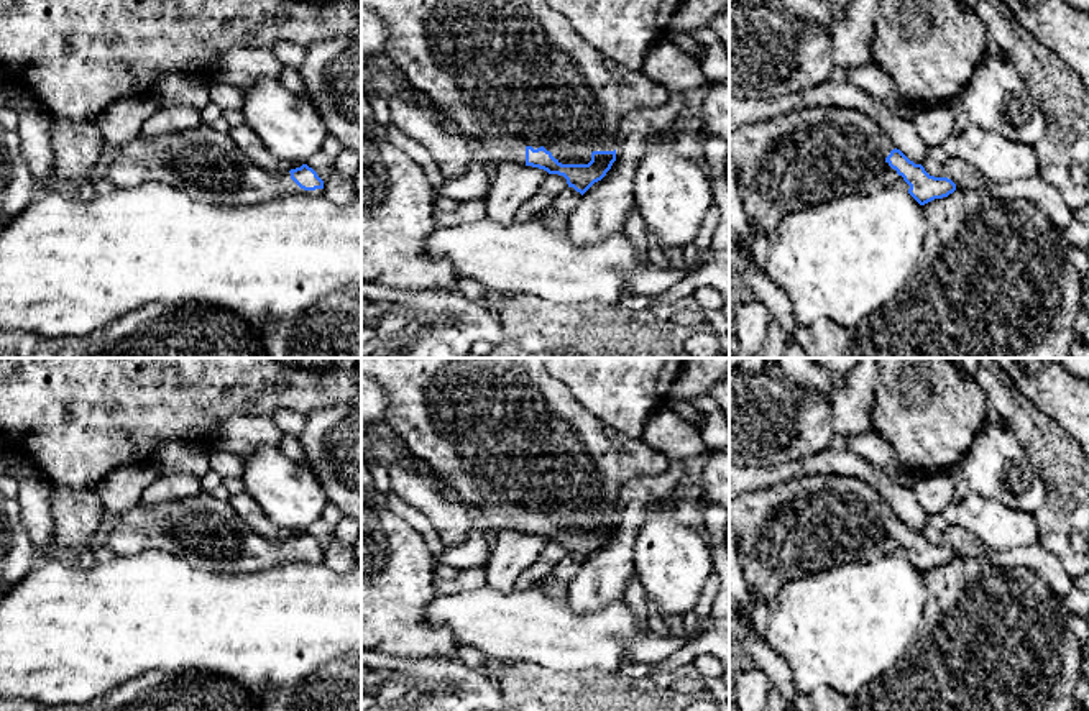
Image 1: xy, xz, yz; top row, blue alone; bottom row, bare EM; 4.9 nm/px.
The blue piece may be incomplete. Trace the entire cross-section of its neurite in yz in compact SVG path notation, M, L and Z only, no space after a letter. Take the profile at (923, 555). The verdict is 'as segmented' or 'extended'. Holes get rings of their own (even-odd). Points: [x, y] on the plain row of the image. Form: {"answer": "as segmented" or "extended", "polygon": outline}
{"answer": "extended", "polygon": "M800 475L785 483L741 493L729 502L729 532L736 540L747 589L765 604L787 583L843 563L871 563L890 555L908 560L920 573L925 573L956 558L951 547L930 544L921 532L910 529L871 484L841 475Z"}

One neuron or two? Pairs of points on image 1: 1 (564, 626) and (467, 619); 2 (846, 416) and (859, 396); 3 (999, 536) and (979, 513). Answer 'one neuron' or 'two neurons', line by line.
1: one neuron
2: one neuron
3: one neuron

